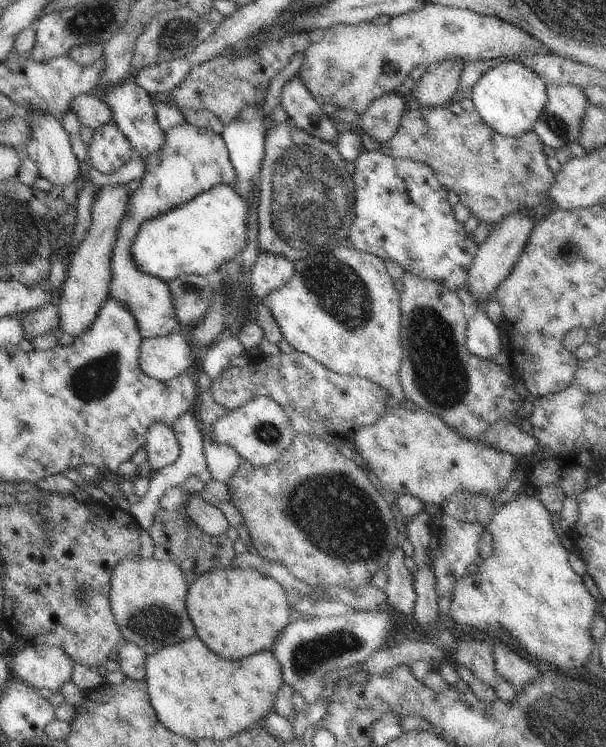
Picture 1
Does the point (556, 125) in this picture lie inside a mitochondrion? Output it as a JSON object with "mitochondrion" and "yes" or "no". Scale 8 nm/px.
{"mitochondrion":"yes"}

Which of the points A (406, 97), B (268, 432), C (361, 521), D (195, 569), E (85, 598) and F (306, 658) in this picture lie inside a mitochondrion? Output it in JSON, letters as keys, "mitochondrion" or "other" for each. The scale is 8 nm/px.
{"A":"other","B":"mitochondrion","C":"mitochondrion","D":"other","E":"mitochondrion","F":"mitochondrion"}

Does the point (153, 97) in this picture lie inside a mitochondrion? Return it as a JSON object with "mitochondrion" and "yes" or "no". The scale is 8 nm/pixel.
{"mitochondrion":"no"}

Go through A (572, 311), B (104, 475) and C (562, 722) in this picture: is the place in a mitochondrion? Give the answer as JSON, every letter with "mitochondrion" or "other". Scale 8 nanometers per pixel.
{"A":"other","B":"other","C":"mitochondrion"}

